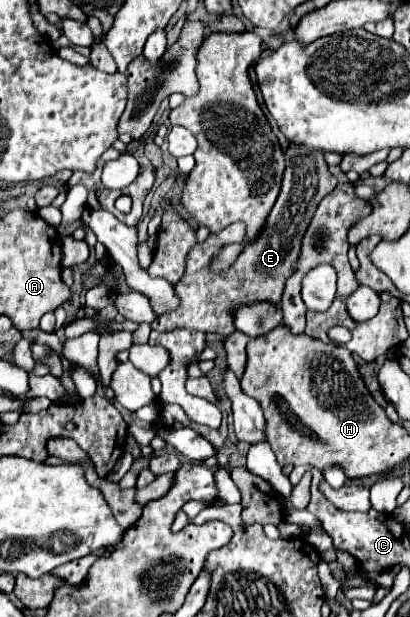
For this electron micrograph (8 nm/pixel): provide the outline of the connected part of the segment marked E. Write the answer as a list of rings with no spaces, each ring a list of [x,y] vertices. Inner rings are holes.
[[[291,145],[287,151],[285,151],[285,173],[283,173],[283,183],[281,183],[281,191],[279,191],[279,195],[277,195],[277,203],[273,205],[273,209],[271,209],[271,213],[269,213],[269,217],[267,217],[267,223],[263,225],[263,229],[261,229],[261,233],[255,237],[255,239],[251,239],[249,243],[245,243],[247,241],[247,231],[245,231],[245,223],[233,223],[233,225],[229,225],[229,227],[225,227],[223,231],[219,231],[219,233],[211,233],[205,241],[201,241],[201,243],[197,243],[191,251],[189,251],[189,255],[187,255],[187,271],[185,271],[185,275],[183,275],[183,279],[175,285],[175,291],[177,291],[177,295],[181,297],[181,307],[179,309],[175,309],[175,311],[171,311],[171,313],[165,313],[165,315],[161,315],[157,321],[153,321],[151,323],[151,327],[153,329],[157,329],[157,331],[169,331],[169,329],[177,329],[177,327],[183,327],[183,329],[199,329],[199,331],[207,331],[207,333],[221,333],[221,335],[231,335],[233,331],[235,331],[235,325],[233,325],[233,311],[235,311],[235,307],[239,307],[239,305],[243,305],[243,303],[249,303],[249,301],[273,301],[273,303],[277,303],[277,301],[281,301],[281,291],[285,289],[285,279],[289,277],[289,275],[293,275],[293,269],[297,267],[297,259],[299,259],[299,255],[301,255],[301,235],[305,235],[305,231],[307,231],[307,227],[309,227],[309,223],[311,223],[311,219],[313,219],[313,215],[315,215],[315,209],[317,209],[317,205],[319,205],[319,201],[325,197],[325,195],[329,195],[333,189],[335,189],[335,185],[337,185],[337,179],[329,173],[329,169],[327,169],[327,161],[325,161],[325,157],[323,157],[323,151],[321,149],[315,149],[315,147],[301,147],[301,145]],[[231,243],[245,243],[245,247],[243,247],[243,251],[241,251],[241,255],[237,257],[237,261],[229,267],[229,269],[225,269],[225,273],[213,273],[211,271],[211,261],[213,261],[213,255],[221,249],[221,247],[225,247],[225,245],[231,245]]]

